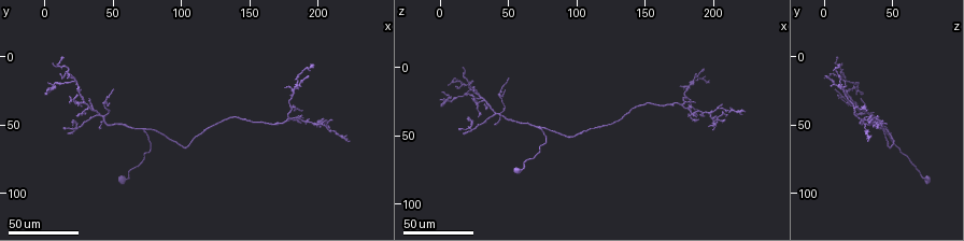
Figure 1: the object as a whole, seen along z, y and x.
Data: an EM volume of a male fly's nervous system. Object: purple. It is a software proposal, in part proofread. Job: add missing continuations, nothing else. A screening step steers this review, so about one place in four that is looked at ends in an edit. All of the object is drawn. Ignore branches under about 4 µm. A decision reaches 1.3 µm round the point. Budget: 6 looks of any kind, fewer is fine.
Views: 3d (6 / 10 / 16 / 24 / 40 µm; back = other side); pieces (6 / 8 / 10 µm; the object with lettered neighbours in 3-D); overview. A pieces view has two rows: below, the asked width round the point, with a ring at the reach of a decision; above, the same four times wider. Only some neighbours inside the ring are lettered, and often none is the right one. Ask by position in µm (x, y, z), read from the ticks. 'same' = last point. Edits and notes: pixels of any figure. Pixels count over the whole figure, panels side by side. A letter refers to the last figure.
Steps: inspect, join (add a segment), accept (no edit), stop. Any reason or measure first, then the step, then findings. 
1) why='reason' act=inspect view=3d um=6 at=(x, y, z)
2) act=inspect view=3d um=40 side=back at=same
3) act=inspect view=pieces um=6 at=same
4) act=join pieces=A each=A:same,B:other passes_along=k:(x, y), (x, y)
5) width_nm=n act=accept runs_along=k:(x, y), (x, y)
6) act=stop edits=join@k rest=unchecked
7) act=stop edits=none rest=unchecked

why='free end' act=inspect view=3d um=24 at=(188, 22, 4)

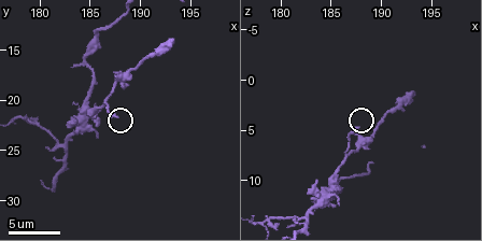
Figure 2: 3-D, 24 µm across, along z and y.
act=inspect view=pieces um=10 at=(187.8, 21.6, 5.0)

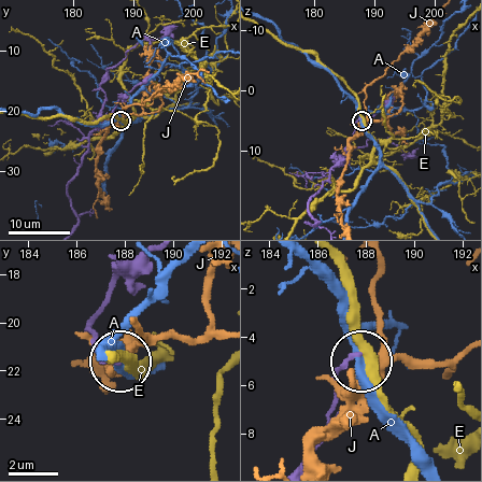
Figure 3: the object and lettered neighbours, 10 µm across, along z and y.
act=accept each=A:other,E:other,J:other found='no lettered segment goes on from it'

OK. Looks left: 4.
why='long arm stops here' act=inspect view=3d um=24 at=(16, 16, 0)

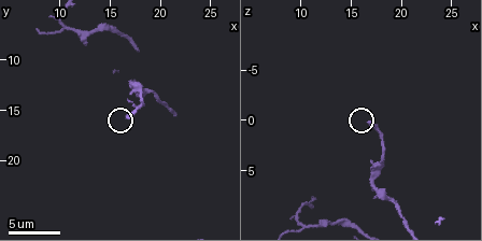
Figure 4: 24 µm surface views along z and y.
act=inspect view=pieces um=8 at=(16.6, 15.4, 0.2)

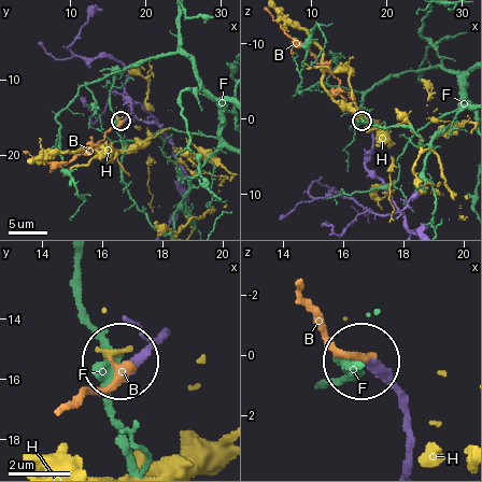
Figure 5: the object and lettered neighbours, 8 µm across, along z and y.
act=join pieces=B each=B:same,F:other,H:other passes_along=5:(164, 332), (110, 386), (71, 402) found='the neuron continues'

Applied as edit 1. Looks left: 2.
why='branch stops here' act=inspect view=3d um=40 at=(16, 56, 48)

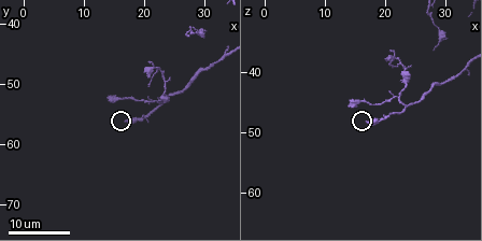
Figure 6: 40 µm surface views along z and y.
why='what lies round it' act=inspect view=pieces um=6 at=(17.0, 56.0, 48.0)

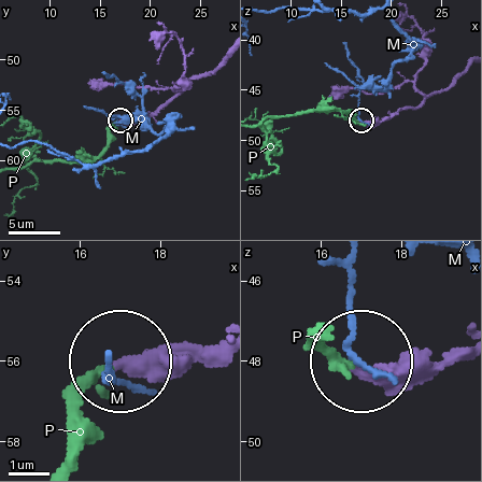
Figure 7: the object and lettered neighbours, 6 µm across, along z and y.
act=join pieces=P each=M:other,P:same passes_along=7:(221, 349), (114, 365), (83, 399), (66, 462) found='it goes on there'

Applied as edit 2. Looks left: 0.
act=stop edits=join@5,join@7 rest=unchecked

